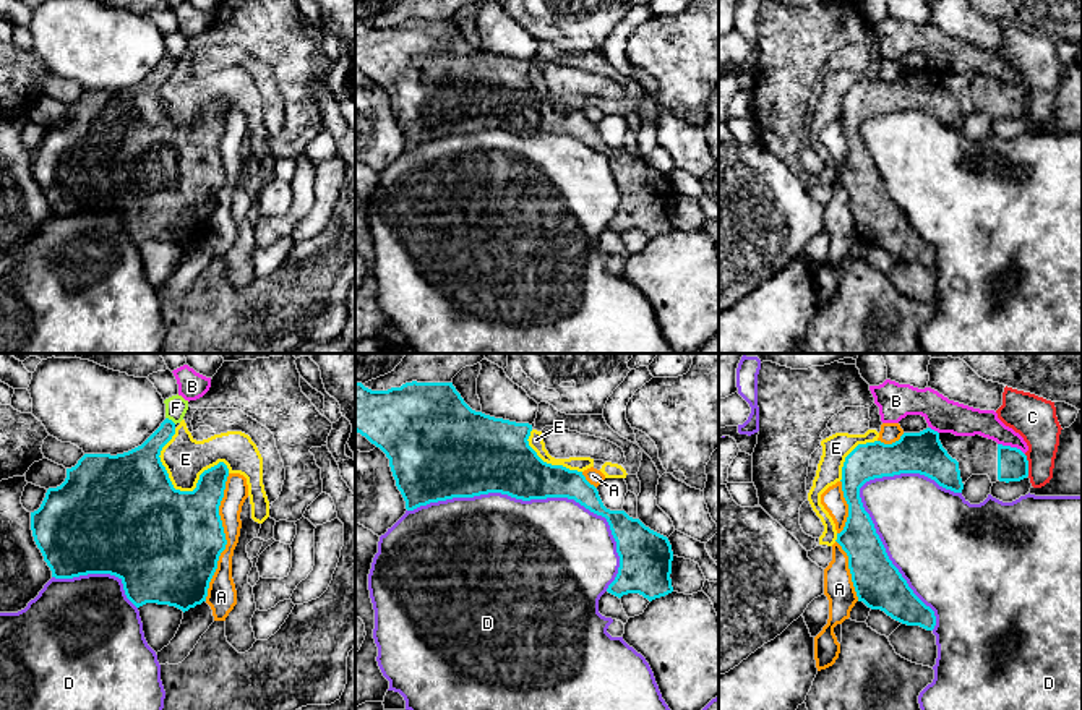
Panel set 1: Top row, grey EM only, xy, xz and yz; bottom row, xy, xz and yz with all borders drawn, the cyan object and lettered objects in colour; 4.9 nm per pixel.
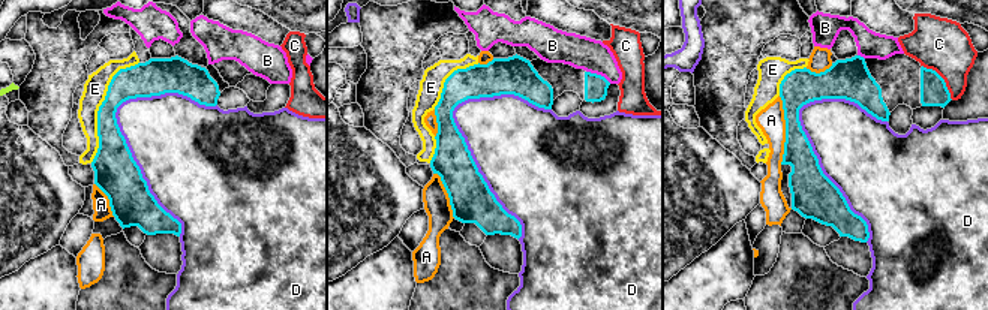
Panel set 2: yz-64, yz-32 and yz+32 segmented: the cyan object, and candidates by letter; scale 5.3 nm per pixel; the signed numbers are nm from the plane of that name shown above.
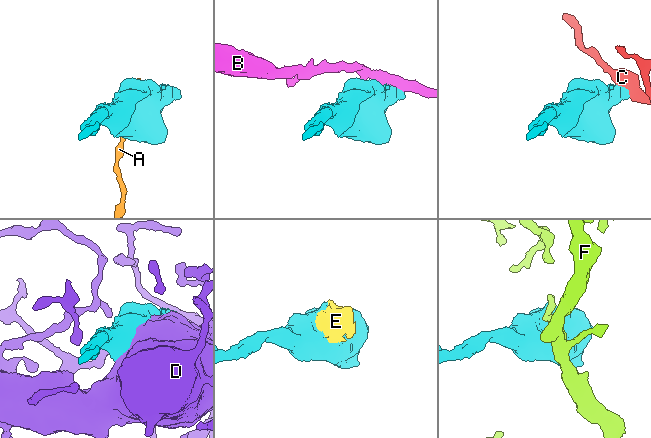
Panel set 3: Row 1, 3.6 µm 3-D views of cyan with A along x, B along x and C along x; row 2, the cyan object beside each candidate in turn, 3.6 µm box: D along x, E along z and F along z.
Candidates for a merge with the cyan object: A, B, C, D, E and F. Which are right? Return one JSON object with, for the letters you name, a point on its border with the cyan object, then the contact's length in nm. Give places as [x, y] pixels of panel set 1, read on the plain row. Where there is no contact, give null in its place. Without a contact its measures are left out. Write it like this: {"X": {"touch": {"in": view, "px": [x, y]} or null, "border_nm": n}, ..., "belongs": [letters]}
{"belongs": []}

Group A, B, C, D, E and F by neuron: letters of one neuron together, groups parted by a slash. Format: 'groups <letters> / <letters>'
groups A / B / C / D / E / F

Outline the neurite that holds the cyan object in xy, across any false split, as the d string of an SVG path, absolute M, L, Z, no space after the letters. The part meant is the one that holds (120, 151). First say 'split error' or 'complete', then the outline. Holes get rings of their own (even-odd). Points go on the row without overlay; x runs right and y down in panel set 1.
complete; M165 55L141 83L128 89L84 91L75 104L67 105L67 115L60 123L47 126L41 144L31 149L31 167L52 214L115 212L122 217L127 235L136 245L157 240L175 243L185 250L206 238L209 219L227 182L219 143L229 105L219 99L200 112L193 128L175 126L159 94L174 71L175 60Z

